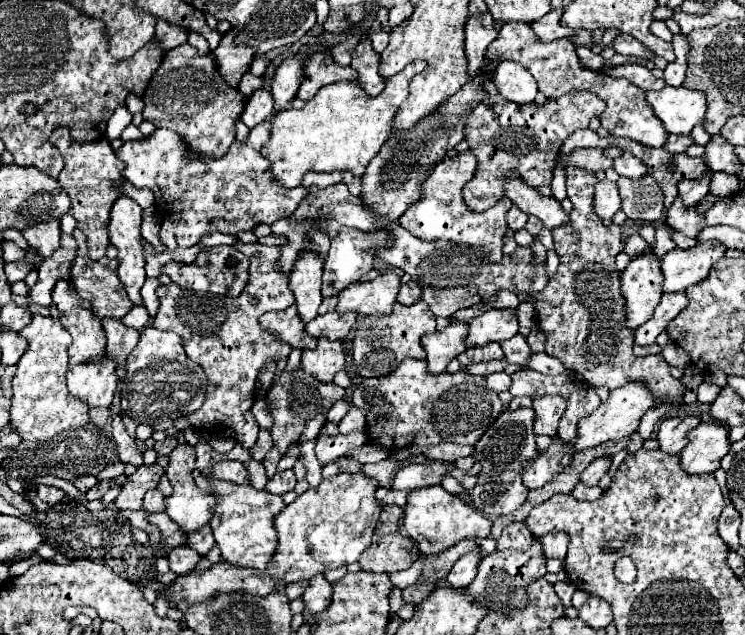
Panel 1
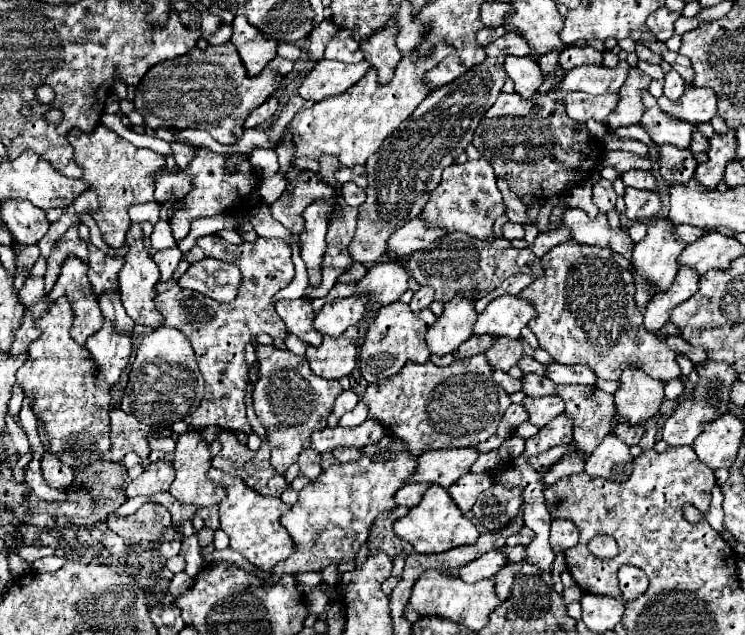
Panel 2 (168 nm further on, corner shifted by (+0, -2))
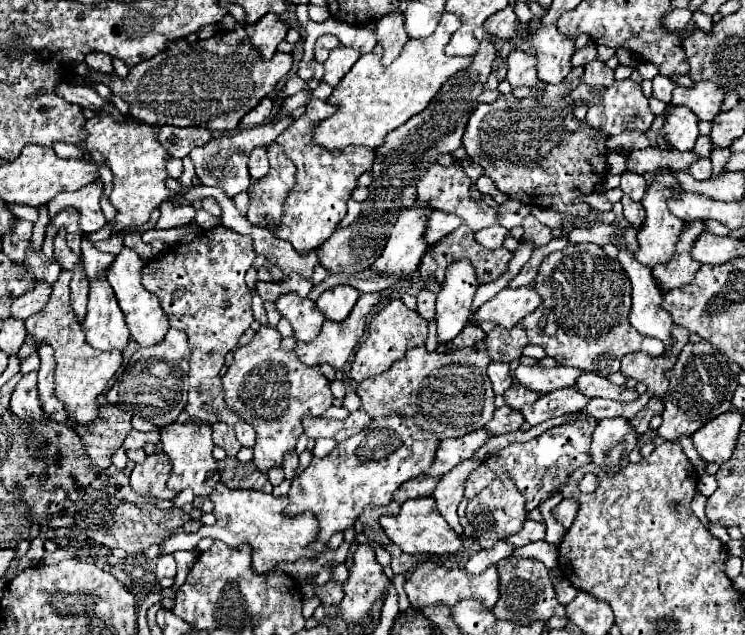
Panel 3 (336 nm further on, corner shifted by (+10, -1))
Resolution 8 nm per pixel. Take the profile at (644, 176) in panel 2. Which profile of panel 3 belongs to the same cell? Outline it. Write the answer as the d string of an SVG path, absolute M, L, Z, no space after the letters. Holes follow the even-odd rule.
M625 172L621 178L621 190L625 192L625 196L633 198L635 202L641 202L641 198L645 196L645 190L647 190L647 182L641 174Z

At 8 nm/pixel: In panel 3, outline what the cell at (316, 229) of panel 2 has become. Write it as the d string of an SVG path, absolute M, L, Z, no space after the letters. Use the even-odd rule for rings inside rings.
M313 100L307 104L305 112L293 120L293 124L277 136L277 144L297 166L297 178L293 190L285 198L285 210L281 216L281 226L275 230L275 236L293 244L301 254L317 250L337 228L341 218L347 212L347 200L357 188L357 178L371 170L375 160L375 150L367 146L349 146L345 150L329 152L323 146L313 142L313 126L335 112L337 106L325 100Z

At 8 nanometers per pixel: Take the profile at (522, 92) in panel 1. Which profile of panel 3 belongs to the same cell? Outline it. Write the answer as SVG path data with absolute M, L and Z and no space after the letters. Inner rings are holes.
M515 50L509 58L509 72L507 72L507 82L513 88L535 88L539 86L539 78L537 78L537 58L533 54L525 54L521 50Z

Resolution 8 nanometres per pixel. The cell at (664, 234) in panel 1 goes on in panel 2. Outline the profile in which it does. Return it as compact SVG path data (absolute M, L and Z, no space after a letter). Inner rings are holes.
M677 225L677 227L673 227L673 235L675 235L675 239L679 239L687 245L687 243L699 239L703 235L703 229L697 229L691 225Z

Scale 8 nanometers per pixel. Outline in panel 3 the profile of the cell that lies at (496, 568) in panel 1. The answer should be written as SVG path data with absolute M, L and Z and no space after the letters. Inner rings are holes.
M583 412L569 424L549 428L547 432L543 432L541 436L537 436L529 442L513 442L507 448L503 448L501 452L487 458L477 470L471 472L471 476L465 484L463 502L457 509L460 523L463 526L463 534L466 537L474 535L474 528L466 517L467 502L473 496L477 496L479 490L483 488L483 484L487 486L487 472L509 472L513 476L513 482L519 488L519 492L527 498L527 510L533 510L535 506L539 506L541 502L545 502L547 498L557 494L561 490L561 486L565 486L565 482L567 482L569 474L573 474L573 470L591 462L589 446L593 440L595 426L597 426L597 420L591 414Z

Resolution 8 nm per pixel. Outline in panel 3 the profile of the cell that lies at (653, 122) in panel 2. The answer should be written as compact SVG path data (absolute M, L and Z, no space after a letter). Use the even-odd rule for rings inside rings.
M677 106L671 110L665 126L663 136L669 138L669 144L675 150L693 150L695 140L699 136L699 118L685 106Z

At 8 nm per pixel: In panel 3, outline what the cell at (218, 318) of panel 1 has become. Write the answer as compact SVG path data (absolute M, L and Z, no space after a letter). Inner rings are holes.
M217 226L203 230L195 240L181 242L155 256L143 266L141 284L145 290L155 294L165 310L171 328L185 330L191 346L191 368L189 368L189 400L187 414L193 420L207 424L225 422L237 432L241 446L255 446L255 432L237 414L233 414L223 400L223 386L219 370L225 354L231 352L241 334L255 320L251 314L251 294L245 284L245 272L255 260L251 238L245 238L229 228Z

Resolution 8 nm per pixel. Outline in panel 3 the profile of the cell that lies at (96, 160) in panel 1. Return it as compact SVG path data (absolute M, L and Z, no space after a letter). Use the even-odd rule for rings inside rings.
M97 112L91 120L85 122L85 130L89 132L87 152L99 150L113 172L111 204L119 212L115 218L113 234L121 234L147 224L151 212L161 202L165 202L165 198L173 198L173 192L169 192L165 186L165 180L169 178L165 164L171 156L157 140L159 126L149 126L147 122L141 122L133 116L125 116L125 120L119 122L107 112Z

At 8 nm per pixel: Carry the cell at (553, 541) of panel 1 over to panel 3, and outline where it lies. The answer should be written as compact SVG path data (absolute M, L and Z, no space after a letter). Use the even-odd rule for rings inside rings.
M565 498L561 500L555 508L553 508L553 516L559 520L559 524L563 524L565 528L569 528L577 516L577 502L573 498Z

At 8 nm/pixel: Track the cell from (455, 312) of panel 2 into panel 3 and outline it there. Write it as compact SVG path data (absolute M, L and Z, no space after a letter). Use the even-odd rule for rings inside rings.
M469 260L453 262L445 272L445 282L437 294L437 336L439 342L449 344L463 326L471 312L473 296L479 288L473 264Z

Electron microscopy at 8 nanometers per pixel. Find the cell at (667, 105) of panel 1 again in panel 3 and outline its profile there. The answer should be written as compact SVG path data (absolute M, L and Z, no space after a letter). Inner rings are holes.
M697 82L693 88L677 86L671 104L691 108L699 120L713 120L725 100L725 90L715 82Z

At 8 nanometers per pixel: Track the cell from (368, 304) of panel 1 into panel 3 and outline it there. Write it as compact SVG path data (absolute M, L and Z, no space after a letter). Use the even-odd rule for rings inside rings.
M415 200L413 206L403 206L389 234L387 246L373 268L379 272L415 272L429 248L425 242L425 220L429 220L431 212L433 206L429 206L429 202Z

